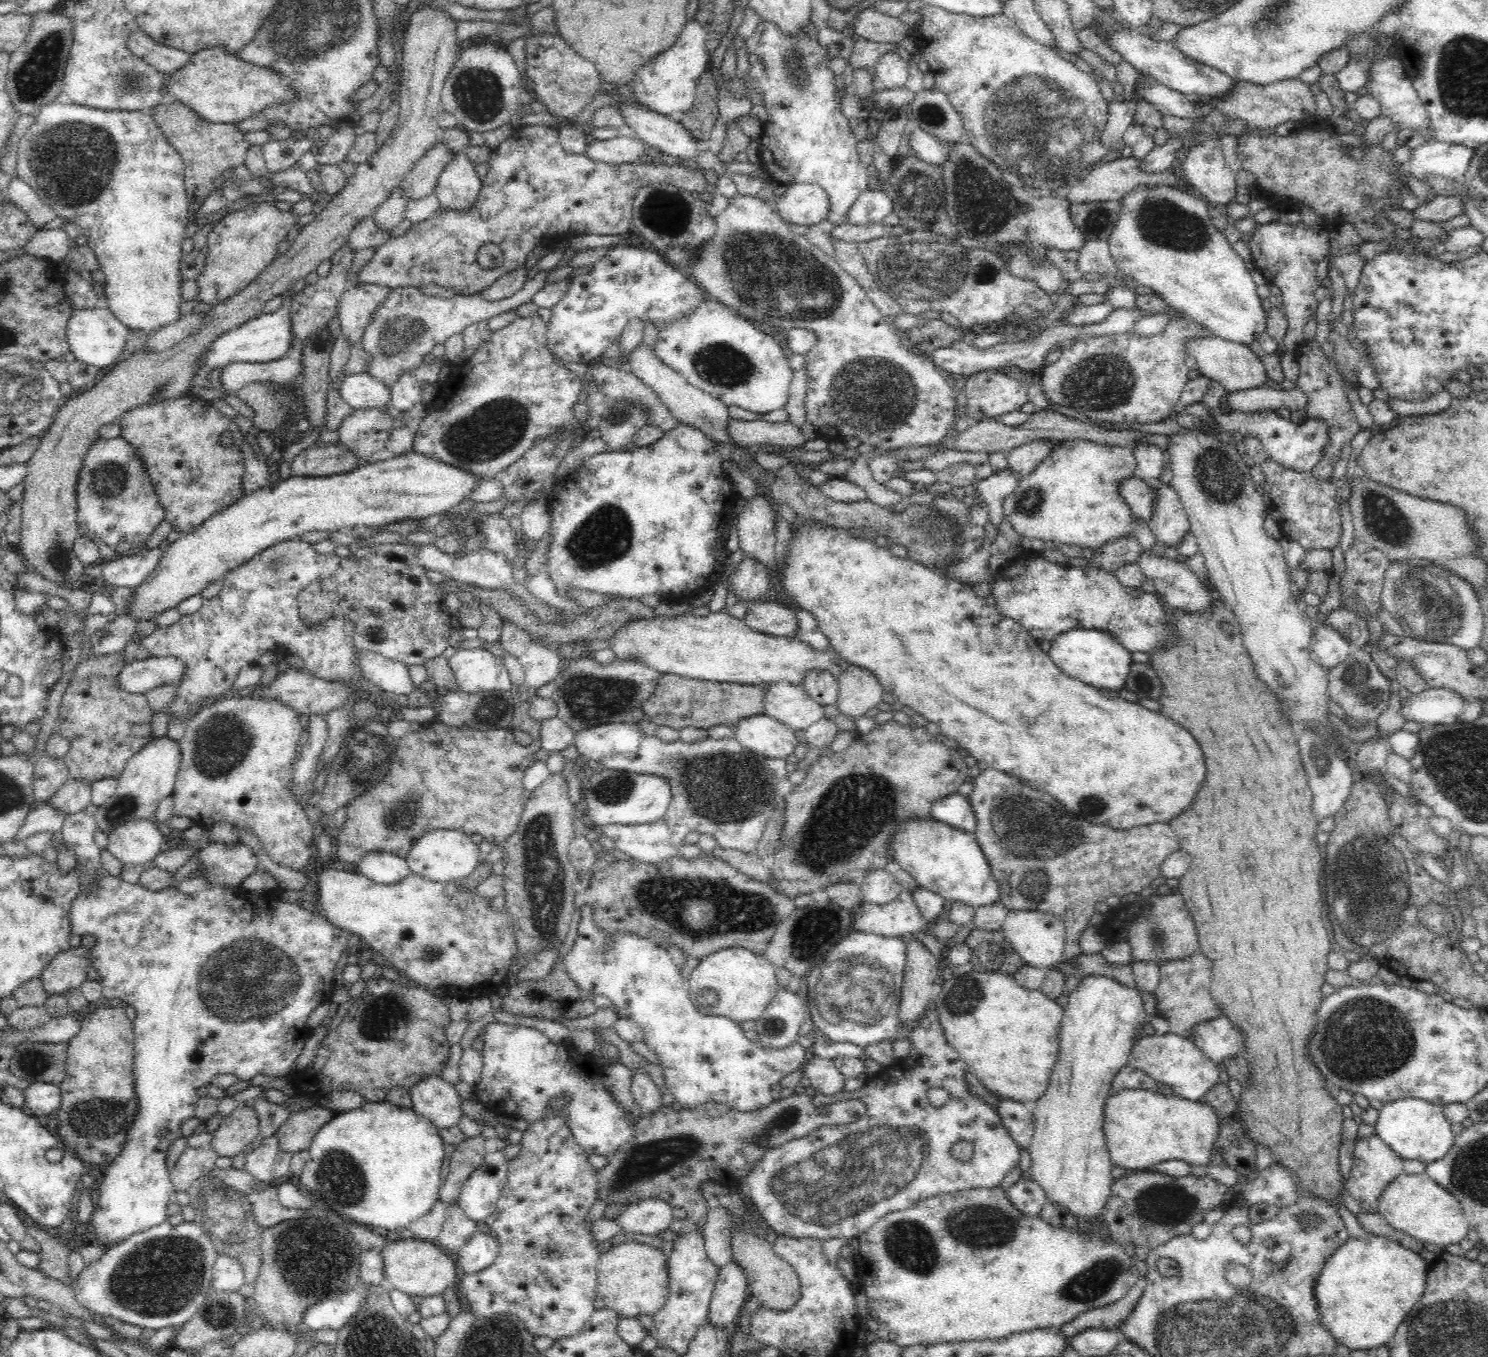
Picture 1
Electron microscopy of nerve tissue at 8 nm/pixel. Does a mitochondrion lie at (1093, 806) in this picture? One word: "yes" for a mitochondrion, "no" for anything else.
yes

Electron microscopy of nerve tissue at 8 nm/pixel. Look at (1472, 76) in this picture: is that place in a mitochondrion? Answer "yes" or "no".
yes

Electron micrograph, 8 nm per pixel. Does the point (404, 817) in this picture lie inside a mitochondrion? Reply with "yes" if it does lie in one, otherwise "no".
yes

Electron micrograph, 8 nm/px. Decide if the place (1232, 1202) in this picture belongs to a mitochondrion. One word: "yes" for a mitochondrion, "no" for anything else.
no

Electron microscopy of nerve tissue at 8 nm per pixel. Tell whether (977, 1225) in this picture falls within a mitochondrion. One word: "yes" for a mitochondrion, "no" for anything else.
yes

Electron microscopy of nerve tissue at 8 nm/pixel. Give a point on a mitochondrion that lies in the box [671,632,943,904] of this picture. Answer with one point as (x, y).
(849, 816)

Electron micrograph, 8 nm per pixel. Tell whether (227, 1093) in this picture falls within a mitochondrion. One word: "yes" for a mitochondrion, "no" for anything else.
no

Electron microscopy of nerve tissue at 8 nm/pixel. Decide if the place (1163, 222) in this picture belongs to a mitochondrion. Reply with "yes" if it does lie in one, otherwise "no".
yes

